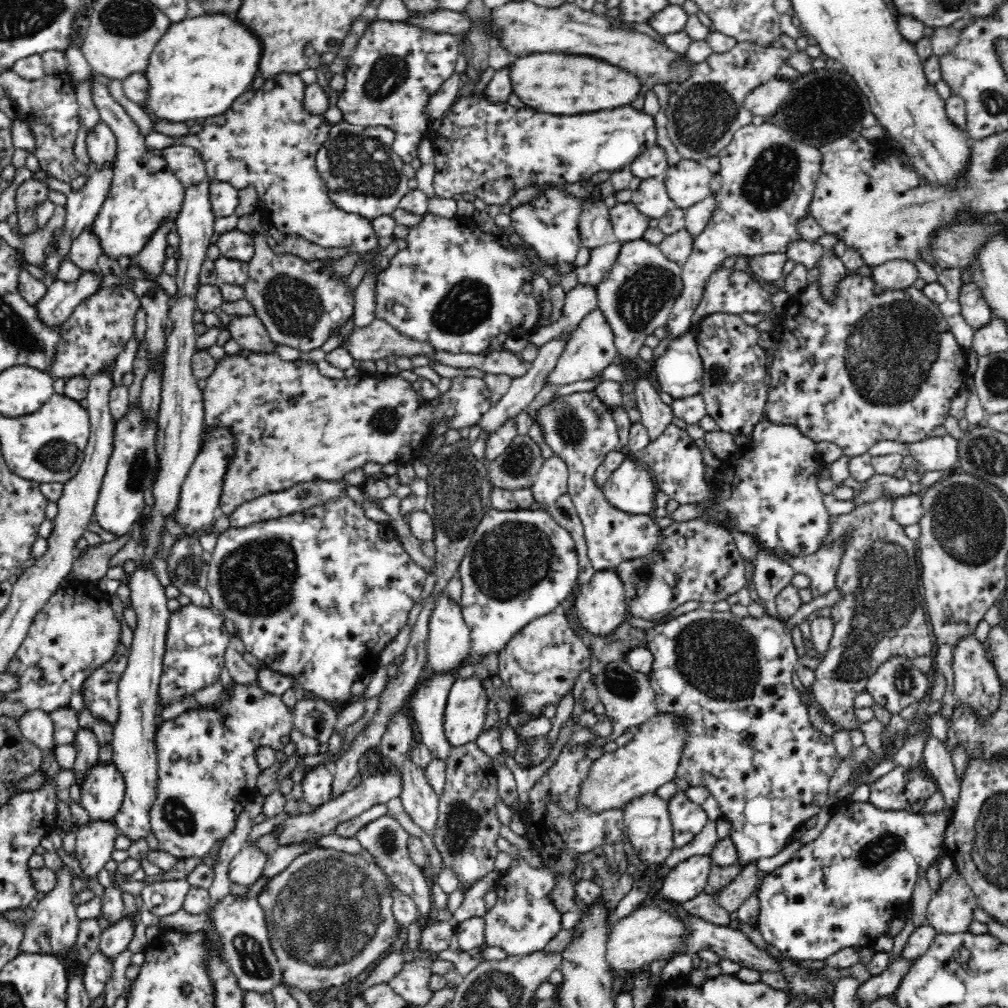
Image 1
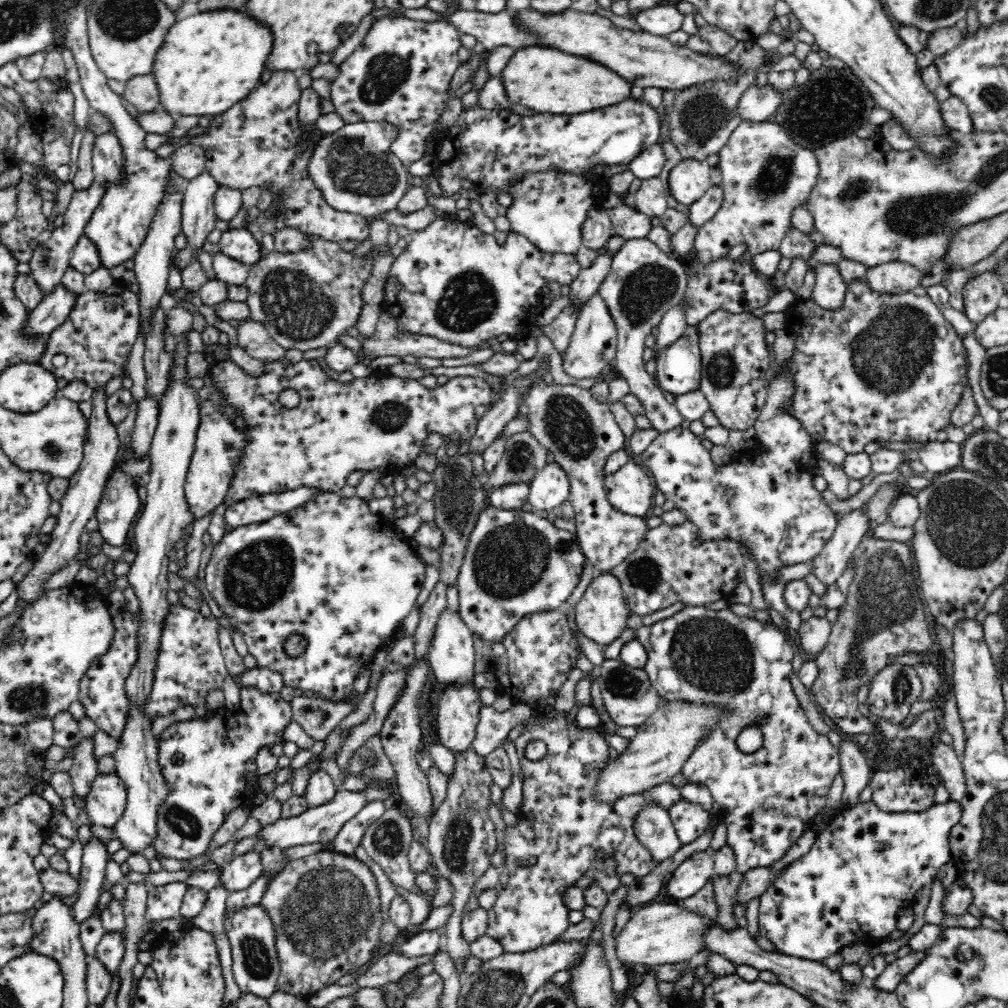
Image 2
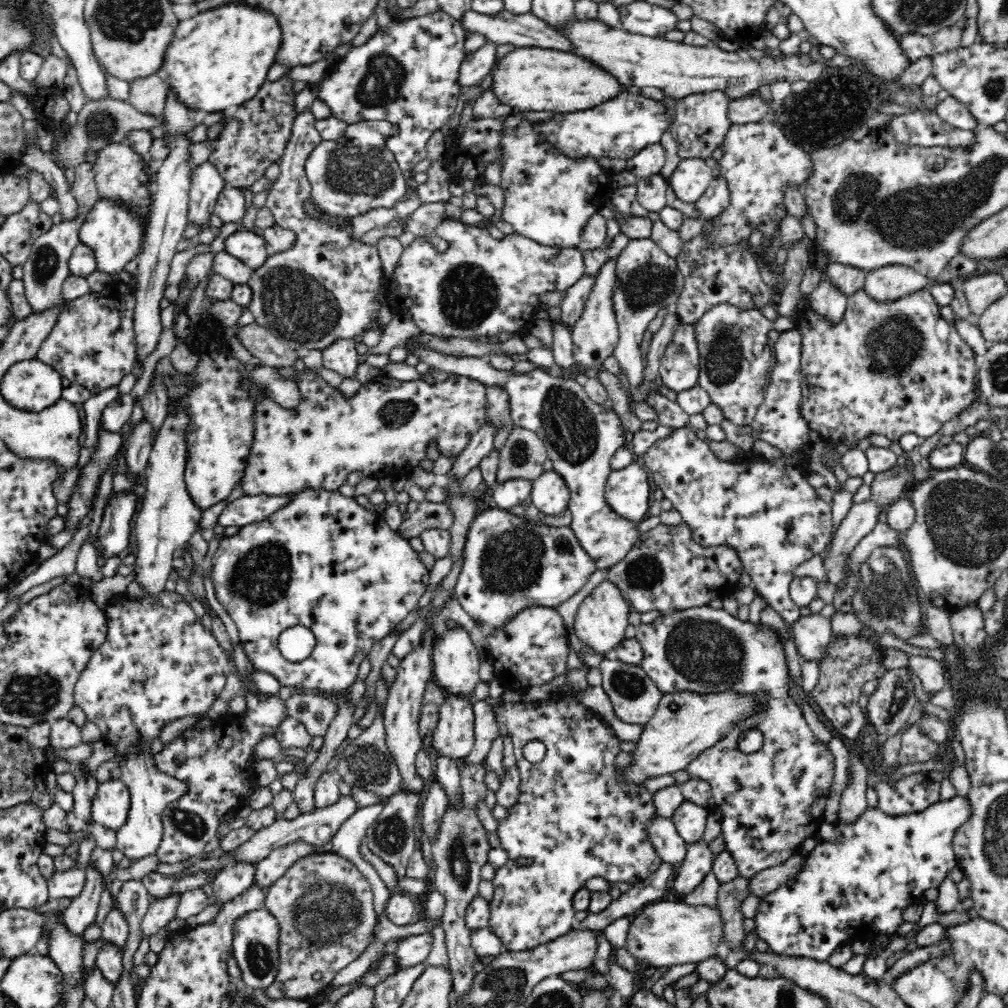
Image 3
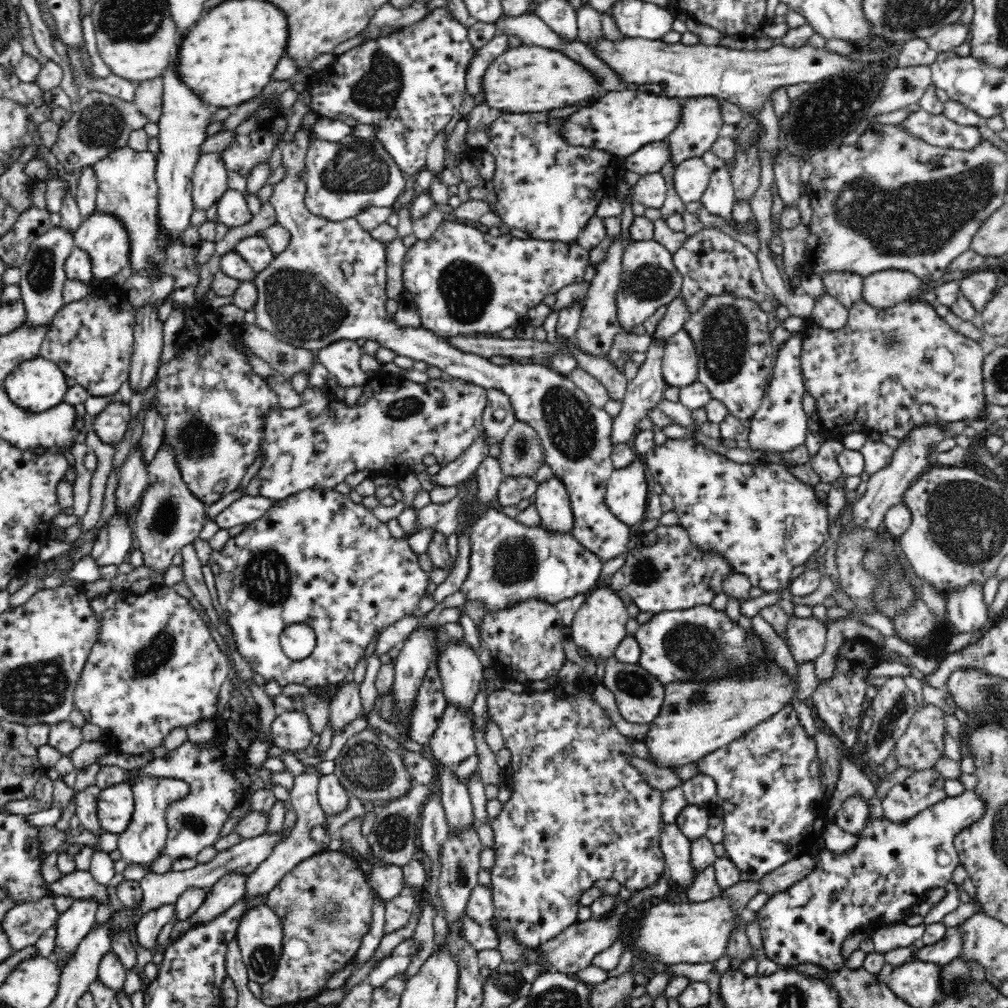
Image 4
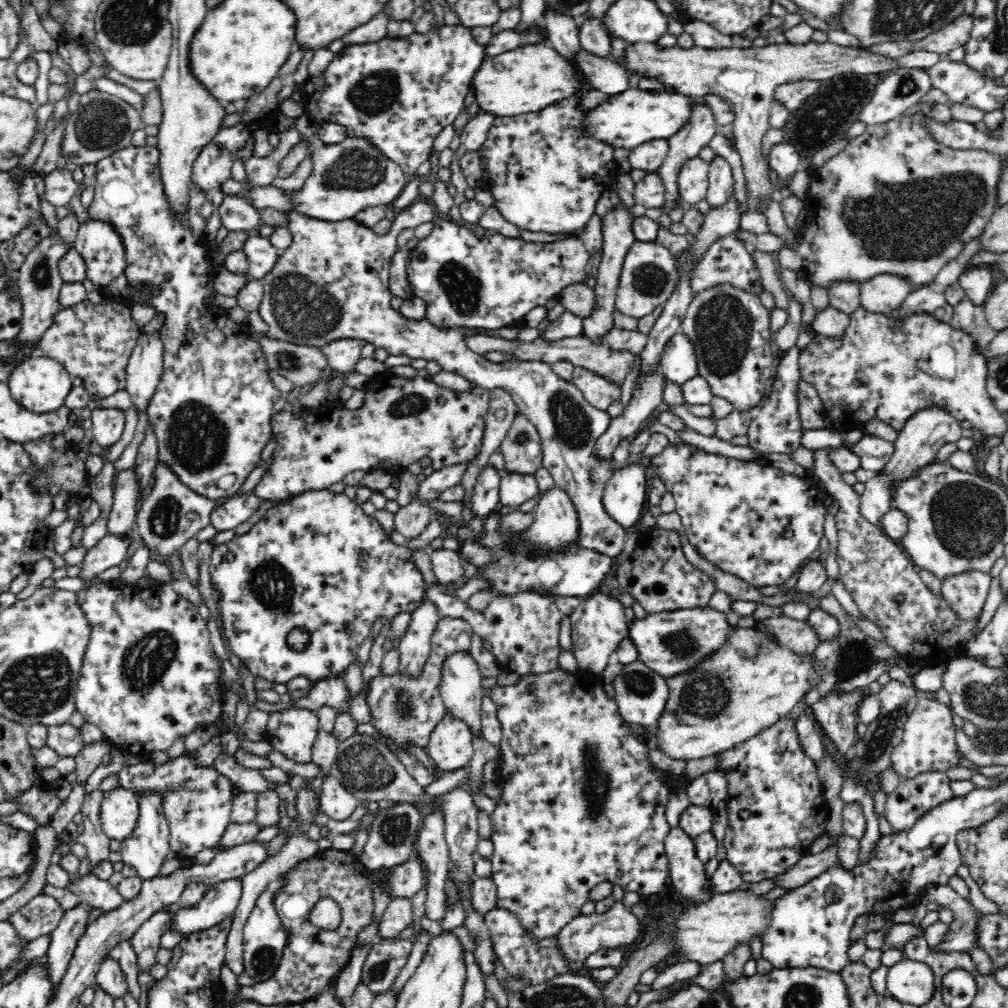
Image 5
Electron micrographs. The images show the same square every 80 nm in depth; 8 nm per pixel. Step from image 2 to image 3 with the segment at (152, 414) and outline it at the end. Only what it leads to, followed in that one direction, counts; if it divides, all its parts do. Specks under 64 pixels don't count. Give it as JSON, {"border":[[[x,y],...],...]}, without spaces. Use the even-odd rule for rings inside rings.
{"border":[[[146,415],[134,426],[128,450],[126,450],[126,462],[132,474],[142,476],[145,474],[149,462],[149,454],[154,444],[154,427]]]}

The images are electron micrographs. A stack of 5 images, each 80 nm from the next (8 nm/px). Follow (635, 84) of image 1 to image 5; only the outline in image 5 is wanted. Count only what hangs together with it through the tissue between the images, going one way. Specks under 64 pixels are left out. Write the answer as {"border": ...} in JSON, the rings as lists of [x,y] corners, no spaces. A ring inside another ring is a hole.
{"border":[[[541,42],[513,48],[493,59],[486,60],[473,77],[475,100],[480,108],[496,116],[518,116],[538,112],[548,104],[556,104],[568,96],[578,94],[584,86],[580,72],[558,53]]]}

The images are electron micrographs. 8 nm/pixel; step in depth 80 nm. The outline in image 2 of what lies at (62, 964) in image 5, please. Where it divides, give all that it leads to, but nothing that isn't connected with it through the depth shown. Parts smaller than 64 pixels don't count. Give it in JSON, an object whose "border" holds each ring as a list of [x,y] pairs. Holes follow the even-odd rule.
{"border":[[[93,835],[86,844],[82,844],[81,878],[77,892],[80,896],[73,906],[78,925],[93,916],[95,903],[99,900],[104,870],[110,860],[108,844]]]}

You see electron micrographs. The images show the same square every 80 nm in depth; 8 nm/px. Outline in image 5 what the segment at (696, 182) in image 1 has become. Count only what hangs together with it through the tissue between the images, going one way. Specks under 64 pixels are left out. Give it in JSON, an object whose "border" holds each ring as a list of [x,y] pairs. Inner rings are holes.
{"border":[[[700,157],[682,164],[678,174],[678,194],[682,201],[691,205],[706,199],[709,186],[710,165]]]}

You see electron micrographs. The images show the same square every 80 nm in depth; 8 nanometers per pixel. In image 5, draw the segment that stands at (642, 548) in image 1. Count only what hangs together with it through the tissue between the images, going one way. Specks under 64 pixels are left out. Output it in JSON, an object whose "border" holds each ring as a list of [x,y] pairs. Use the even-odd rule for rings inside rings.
{"border":[[[429,200],[414,201],[410,206],[398,210],[397,219],[392,223],[390,231],[383,236],[374,233],[371,228],[366,228],[355,218],[330,223],[306,216],[296,209],[283,211],[286,227],[292,233],[292,244],[286,250],[280,251],[274,268],[264,278],[259,279],[262,283],[263,298],[258,313],[267,325],[268,335],[292,344],[314,347],[323,347],[338,339],[366,340],[374,344],[376,349],[386,349],[394,356],[404,354],[411,359],[433,360],[441,366],[441,370],[463,376],[476,388],[488,391],[493,388],[504,389],[515,402],[518,415],[522,414],[537,429],[542,444],[543,466],[554,478],[556,487],[565,490],[574,503],[578,513],[577,544],[614,559],[622,552],[627,533],[625,528],[608,514],[603,503],[604,489],[615,471],[611,460],[600,459],[596,453],[600,438],[611,424],[612,418],[607,412],[592,407],[584,399],[583,392],[572,381],[560,378],[549,363],[508,359],[503,363],[494,364],[485,356],[476,354],[466,347],[466,334],[462,328],[434,327],[426,318],[415,322],[404,318],[398,310],[390,307],[392,296],[389,289],[389,267],[392,254],[396,252],[397,236],[404,232],[404,228],[412,231],[416,226],[436,218],[435,207],[427,201]]]}

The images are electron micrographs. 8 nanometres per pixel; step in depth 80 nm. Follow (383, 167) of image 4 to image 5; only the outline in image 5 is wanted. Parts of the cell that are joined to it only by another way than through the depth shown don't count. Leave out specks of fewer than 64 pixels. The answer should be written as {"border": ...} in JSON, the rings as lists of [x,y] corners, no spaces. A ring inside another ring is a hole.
{"border":[[[308,112],[301,114],[296,125],[301,139],[306,142],[306,155],[312,162],[312,172],[300,190],[284,197],[281,188],[270,185],[250,187],[248,182],[241,184],[228,179],[222,185],[221,192],[248,198],[258,210],[272,207],[282,213],[296,209],[306,216],[331,223],[352,219],[356,213],[370,206],[391,207],[407,185],[406,180],[409,176],[400,165],[384,156],[367,138],[348,136],[338,144],[326,144],[318,136],[316,120]]]}

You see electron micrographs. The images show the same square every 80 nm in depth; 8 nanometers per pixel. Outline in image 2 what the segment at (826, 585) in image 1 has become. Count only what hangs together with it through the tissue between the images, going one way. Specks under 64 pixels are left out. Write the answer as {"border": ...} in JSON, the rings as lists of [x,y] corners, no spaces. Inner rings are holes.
{"border":[[[857,509],[839,517],[836,532],[816,557],[806,560],[810,574],[816,575],[826,588],[844,574],[860,540],[867,534],[868,517]]]}

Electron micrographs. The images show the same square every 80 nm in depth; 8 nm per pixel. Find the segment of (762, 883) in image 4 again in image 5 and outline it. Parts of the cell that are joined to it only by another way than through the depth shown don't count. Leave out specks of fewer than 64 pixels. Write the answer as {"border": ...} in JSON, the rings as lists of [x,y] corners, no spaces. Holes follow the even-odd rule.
{"border":[[[829,846],[818,854],[810,853],[803,856],[796,864],[792,864],[782,874],[770,880],[775,882],[775,888],[788,891],[804,885],[806,881],[813,880],[822,870],[828,870],[834,864],[839,864],[838,853],[834,847]]]}

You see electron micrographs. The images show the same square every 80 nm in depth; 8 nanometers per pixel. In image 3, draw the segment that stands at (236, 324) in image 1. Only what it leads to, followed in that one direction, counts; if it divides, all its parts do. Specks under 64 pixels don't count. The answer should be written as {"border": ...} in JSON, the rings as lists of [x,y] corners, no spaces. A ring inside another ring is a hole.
{"border":[[[256,323],[236,329],[236,334],[246,350],[266,366],[294,366],[296,357],[302,355],[284,345],[270,330]]]}

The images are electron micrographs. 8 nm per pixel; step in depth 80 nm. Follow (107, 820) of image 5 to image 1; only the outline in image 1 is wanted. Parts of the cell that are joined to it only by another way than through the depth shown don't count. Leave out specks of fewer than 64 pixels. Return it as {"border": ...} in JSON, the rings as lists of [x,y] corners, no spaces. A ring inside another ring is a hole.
{"border":[[[98,760],[96,766],[88,768],[86,778],[80,784],[81,805],[89,812],[90,818],[94,820],[108,820],[113,818],[122,804],[125,792],[125,780],[121,772],[117,770],[113,762],[102,762]]]}

